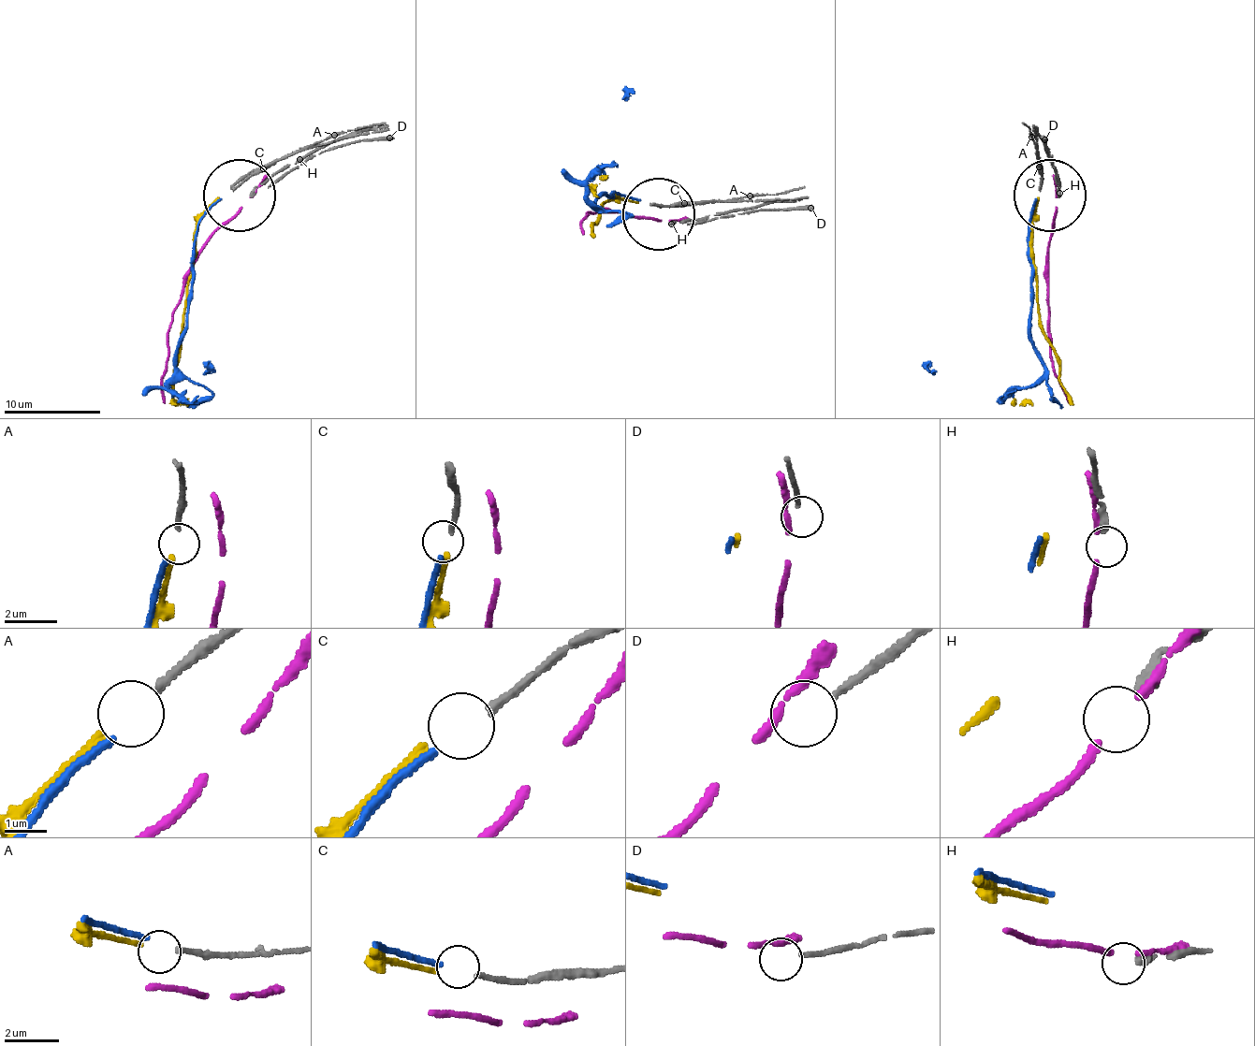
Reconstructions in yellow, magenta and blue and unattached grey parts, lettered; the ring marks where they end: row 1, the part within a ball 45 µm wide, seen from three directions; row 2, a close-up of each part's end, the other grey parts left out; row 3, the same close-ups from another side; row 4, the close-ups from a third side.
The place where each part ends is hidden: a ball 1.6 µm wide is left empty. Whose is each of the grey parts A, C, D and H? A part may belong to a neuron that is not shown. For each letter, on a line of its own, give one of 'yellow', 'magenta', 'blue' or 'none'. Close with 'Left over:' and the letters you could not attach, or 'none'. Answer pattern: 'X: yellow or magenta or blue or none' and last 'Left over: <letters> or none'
A: yellow
C: blue
D: none
H: none
Left over: D, H

